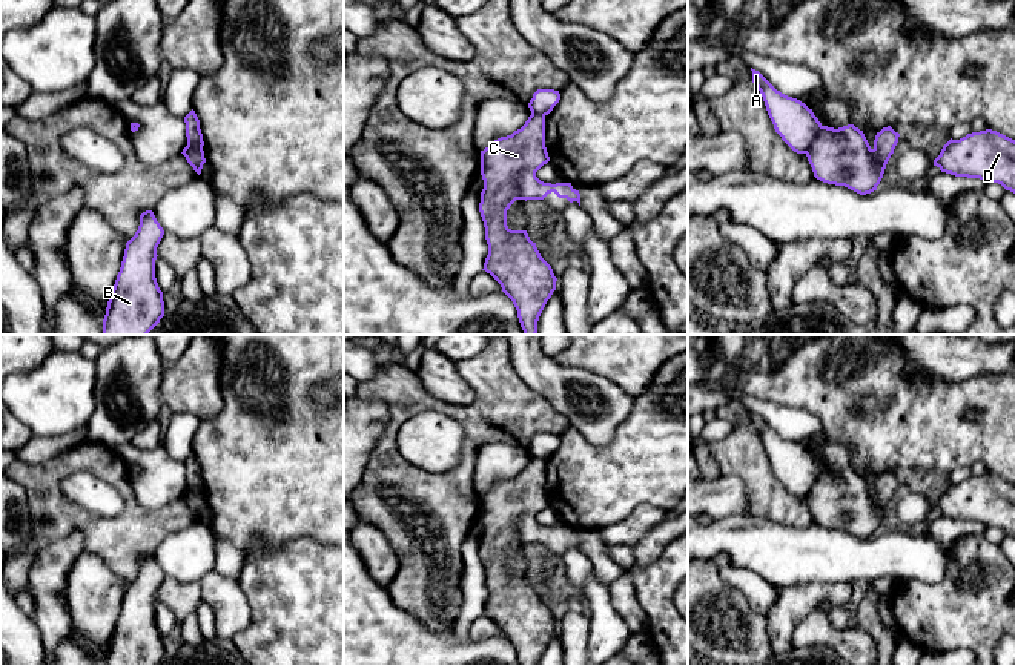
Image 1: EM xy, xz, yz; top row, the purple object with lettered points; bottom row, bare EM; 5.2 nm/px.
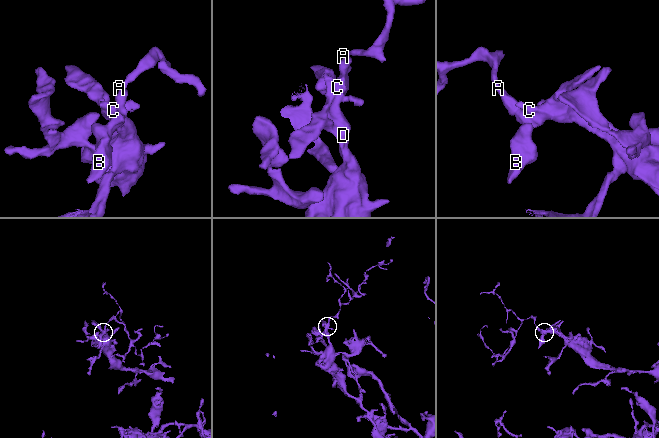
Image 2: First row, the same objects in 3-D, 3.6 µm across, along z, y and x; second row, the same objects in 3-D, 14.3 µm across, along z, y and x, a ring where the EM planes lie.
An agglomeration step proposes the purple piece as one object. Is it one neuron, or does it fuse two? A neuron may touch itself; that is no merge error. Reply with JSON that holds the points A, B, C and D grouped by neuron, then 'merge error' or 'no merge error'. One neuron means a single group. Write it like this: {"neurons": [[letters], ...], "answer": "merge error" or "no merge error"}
{"neurons": [["A"], ["B", "C", "D"]], "answer": "merge error"}

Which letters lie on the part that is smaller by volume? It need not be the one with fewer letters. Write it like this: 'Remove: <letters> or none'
Remove: A

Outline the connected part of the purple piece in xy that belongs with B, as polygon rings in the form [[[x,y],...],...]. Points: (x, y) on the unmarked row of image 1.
[[[152,554],[140,559],[135,579],[126,587],[124,600],[107,645],[103,665],[160,665],[164,660],[163,636],[155,622],[157,591],[164,579]]]

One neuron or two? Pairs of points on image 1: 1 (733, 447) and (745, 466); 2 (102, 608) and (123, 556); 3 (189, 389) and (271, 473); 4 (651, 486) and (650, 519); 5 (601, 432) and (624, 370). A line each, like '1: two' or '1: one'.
1: one
2: two
3: two
4: two
5: two

